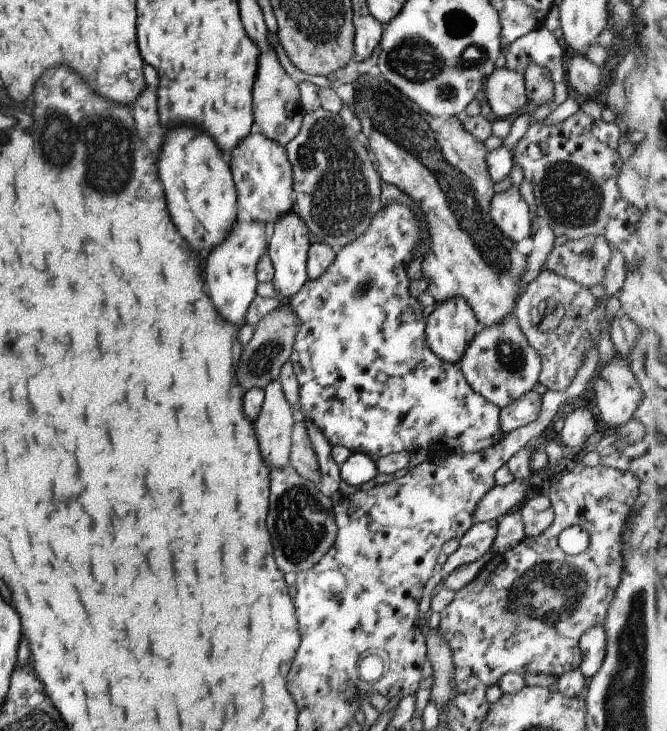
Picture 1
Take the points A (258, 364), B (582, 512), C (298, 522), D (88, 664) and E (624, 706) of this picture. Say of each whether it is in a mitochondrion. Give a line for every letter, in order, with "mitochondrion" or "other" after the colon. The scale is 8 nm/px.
A: mitochondrion
B: other
C: mitochondrion
D: other
E: mitochondrion

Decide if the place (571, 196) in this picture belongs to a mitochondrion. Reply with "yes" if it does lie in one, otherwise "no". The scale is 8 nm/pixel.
yes

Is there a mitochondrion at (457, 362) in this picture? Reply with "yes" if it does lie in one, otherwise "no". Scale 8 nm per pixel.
no

